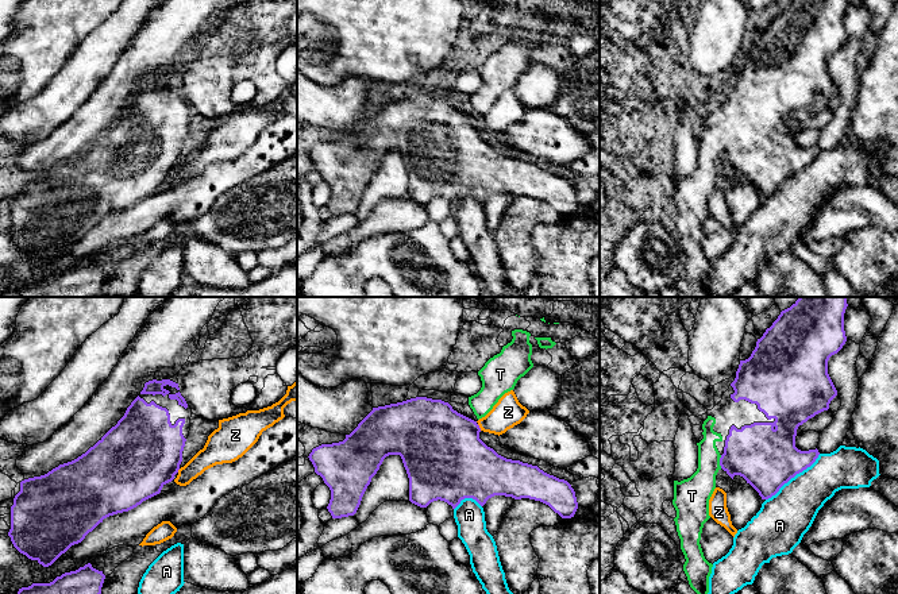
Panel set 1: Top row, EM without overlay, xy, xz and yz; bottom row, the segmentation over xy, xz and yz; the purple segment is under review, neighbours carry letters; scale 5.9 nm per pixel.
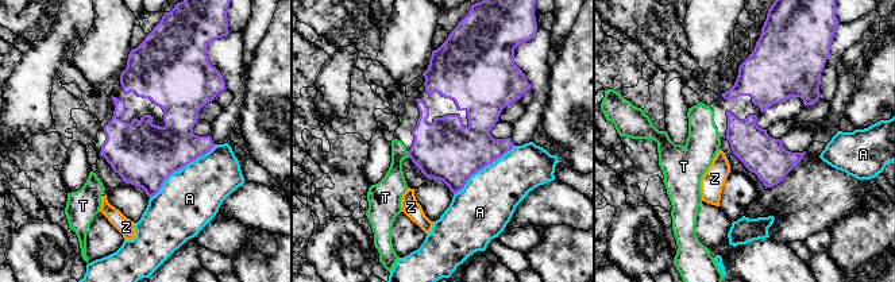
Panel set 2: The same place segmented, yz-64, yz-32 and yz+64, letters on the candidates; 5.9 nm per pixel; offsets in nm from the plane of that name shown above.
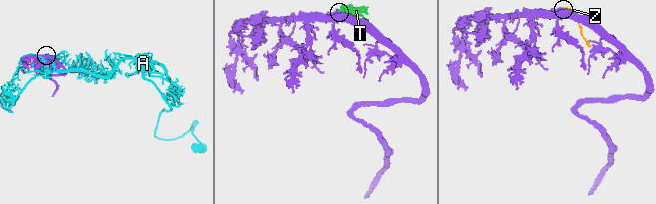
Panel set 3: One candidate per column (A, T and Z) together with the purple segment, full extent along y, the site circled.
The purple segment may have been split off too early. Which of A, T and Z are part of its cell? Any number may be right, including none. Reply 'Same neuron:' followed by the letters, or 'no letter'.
Same neuron: T

